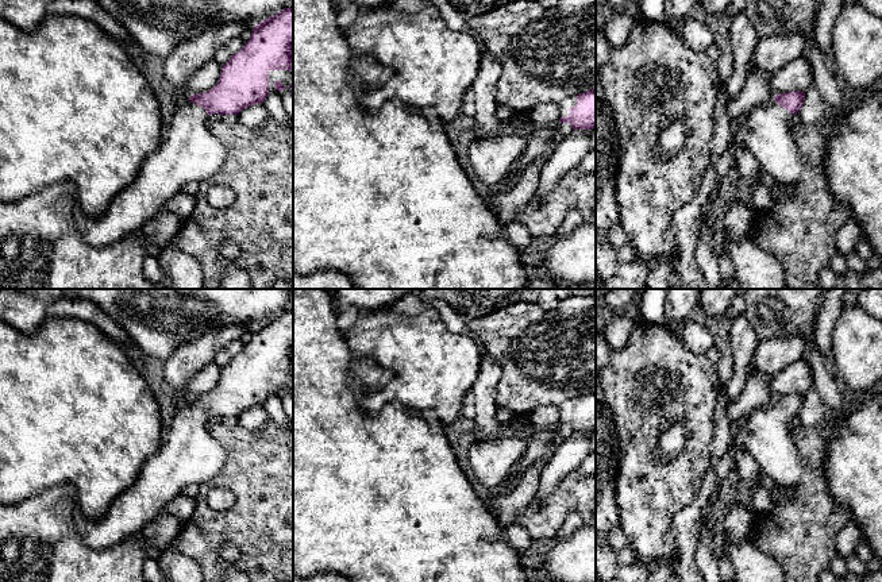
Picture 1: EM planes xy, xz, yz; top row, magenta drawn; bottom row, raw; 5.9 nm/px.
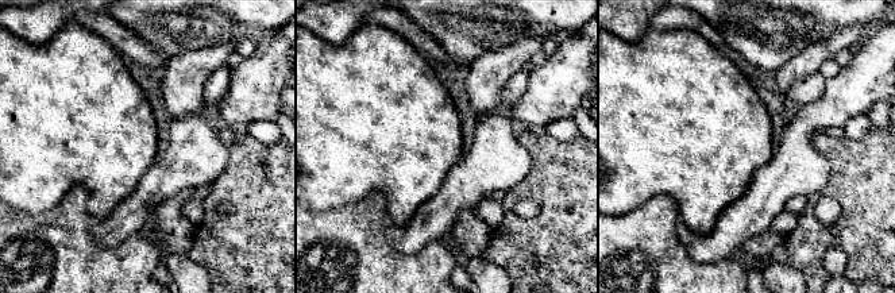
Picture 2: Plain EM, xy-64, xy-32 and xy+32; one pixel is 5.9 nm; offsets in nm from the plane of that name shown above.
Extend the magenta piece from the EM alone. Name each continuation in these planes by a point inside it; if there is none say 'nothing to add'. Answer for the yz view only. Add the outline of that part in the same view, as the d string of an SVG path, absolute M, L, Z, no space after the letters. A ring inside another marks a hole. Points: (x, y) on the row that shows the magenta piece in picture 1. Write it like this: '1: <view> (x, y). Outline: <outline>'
1: yz (766, 131). Outline: M775 100L754 108L735 128L737 140L775 181L794 185L802 173L792 134L796 116Z

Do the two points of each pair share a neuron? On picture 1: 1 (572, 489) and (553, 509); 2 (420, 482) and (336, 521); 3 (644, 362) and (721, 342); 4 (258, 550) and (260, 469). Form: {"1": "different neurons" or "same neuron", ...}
{"1": "same neuron", "2": "same neuron", "3": "different neurons", "4": "same neuron"}

